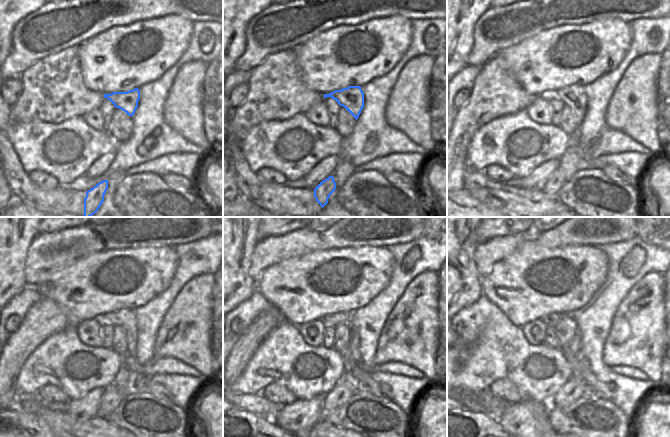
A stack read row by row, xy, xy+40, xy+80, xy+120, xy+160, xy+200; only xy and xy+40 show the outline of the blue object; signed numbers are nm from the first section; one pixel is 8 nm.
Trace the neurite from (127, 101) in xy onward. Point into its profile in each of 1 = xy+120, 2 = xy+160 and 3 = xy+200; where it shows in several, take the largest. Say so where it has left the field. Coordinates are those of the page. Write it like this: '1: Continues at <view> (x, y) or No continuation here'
1: Continues at xy+120 (125, 318)
2: Continues at xy+160 (358, 370)
3: Continues at xy+200 (582, 375)

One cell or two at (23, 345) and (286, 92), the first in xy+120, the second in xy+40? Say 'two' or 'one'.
one

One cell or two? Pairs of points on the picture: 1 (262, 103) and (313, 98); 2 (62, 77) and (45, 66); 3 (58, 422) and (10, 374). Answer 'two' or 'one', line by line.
1: one
2: one
3: two

